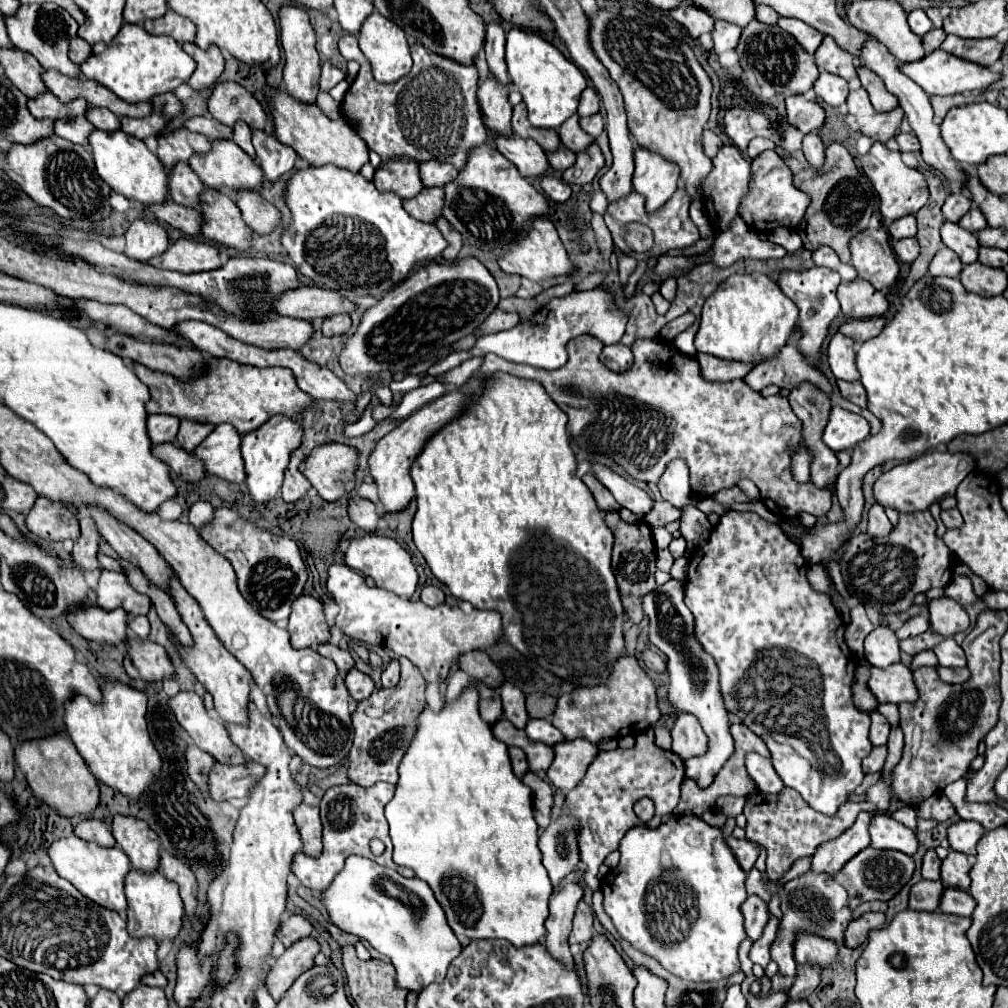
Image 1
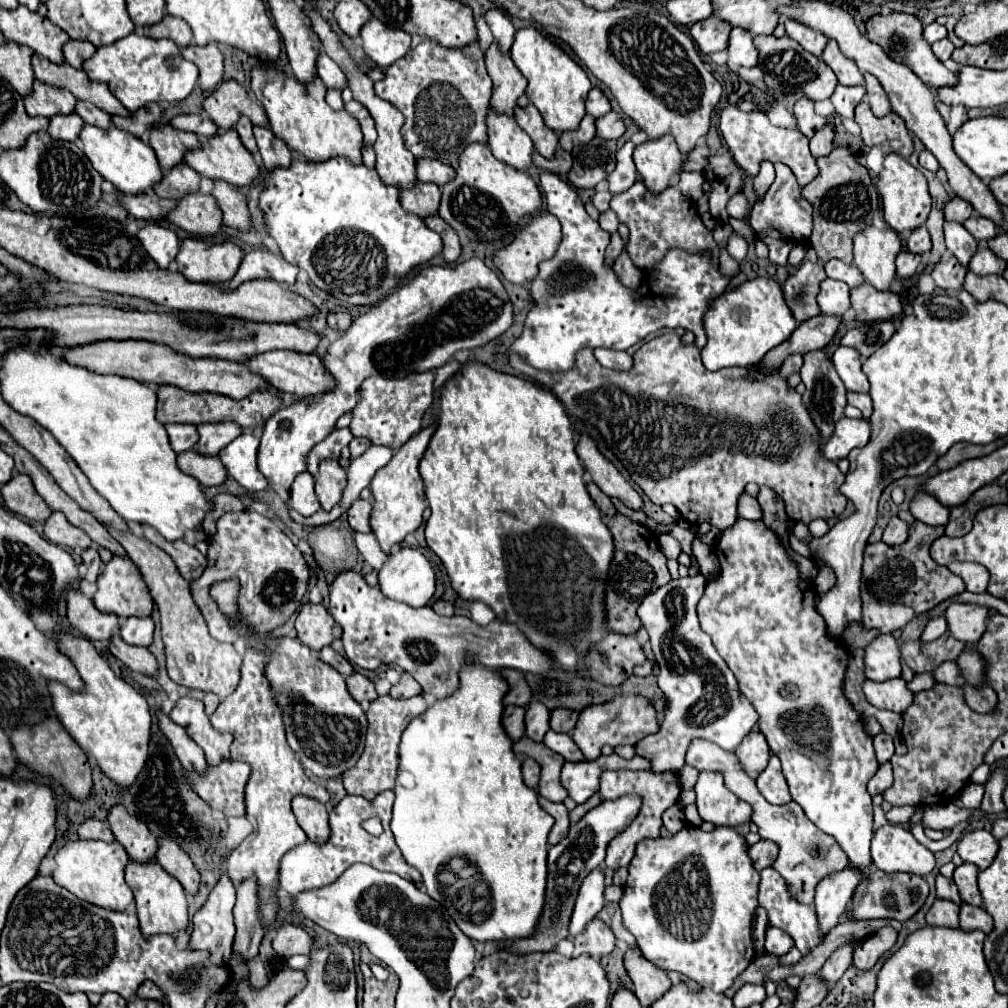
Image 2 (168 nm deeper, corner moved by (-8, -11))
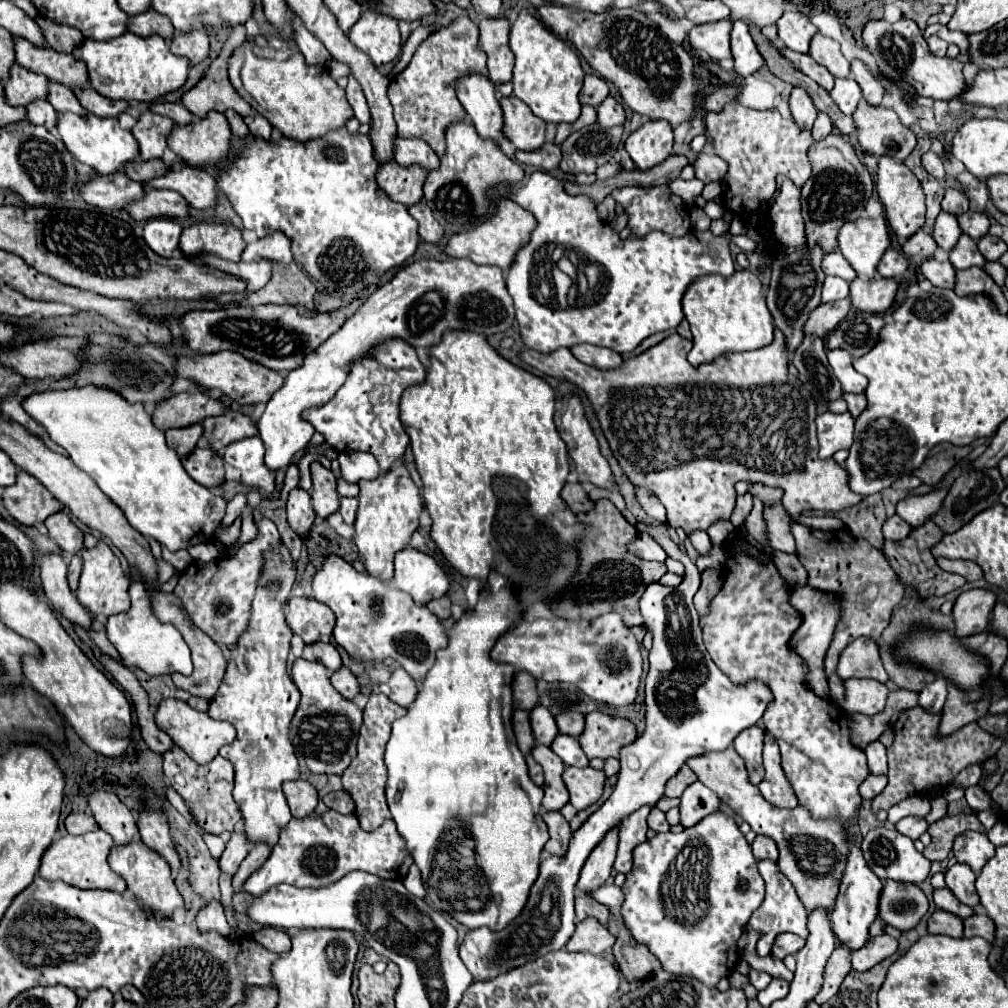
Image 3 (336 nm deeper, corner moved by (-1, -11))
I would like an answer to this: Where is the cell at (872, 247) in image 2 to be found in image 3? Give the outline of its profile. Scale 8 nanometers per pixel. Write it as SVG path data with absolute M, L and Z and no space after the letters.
M884 216L846 222L838 234L838 242L840 252L856 270L858 278L874 278L878 262L890 246L890 234Z

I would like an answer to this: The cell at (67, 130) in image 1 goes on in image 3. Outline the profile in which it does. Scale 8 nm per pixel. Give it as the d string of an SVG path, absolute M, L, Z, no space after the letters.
M36 100L32 102L28 108L28 120L34 122L34 124L42 124L46 130L54 130L56 128L56 110L50 106L50 102L44 102L44 100Z

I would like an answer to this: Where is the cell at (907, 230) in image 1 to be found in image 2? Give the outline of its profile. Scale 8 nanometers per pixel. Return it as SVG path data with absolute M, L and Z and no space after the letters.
M925 226L913 230L911 236L909 236L909 240L907 240L907 248L911 252L915 252L915 254L923 254L923 252L931 250L931 246L933 246L931 244L931 236L929 236L929 230Z

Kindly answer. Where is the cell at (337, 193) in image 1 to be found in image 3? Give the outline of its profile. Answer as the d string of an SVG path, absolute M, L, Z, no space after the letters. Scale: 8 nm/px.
M346 128L342 130L336 130L336 132L328 132L324 138L318 138L318 140L312 140L312 142L296 142L296 140L288 140L288 138L282 138L280 144L274 144L274 142L264 142L264 140L254 140L250 144L244 146L244 152L234 160L234 164L230 166L230 170L226 174L220 174L218 178L218 190L224 192L234 210L238 212L238 216L242 218L244 222L244 228L248 230L254 230L258 234L258 238L266 238L274 232L282 232L286 234L286 238L290 238L290 248L292 248L292 256L294 260L308 272L308 276L312 276L316 282L318 282L318 288L324 292L324 294L334 294L334 296L358 296L362 290L366 290L368 286L376 284L384 272L388 272L390 268L396 268L396 266L402 266L418 248L418 242L420 242L420 236L418 236L418 224L416 220L410 216L408 208L402 206L402 204L396 204L392 202L384 190L380 190L378 182L376 182L376 170L378 170L378 164L376 160L372 158L372 144L368 140L366 134L350 134Z

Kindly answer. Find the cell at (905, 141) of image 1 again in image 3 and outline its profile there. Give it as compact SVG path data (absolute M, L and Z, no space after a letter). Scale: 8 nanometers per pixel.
M932 150L924 152L924 154L922 154L922 166L924 166L926 172L932 174L936 180L944 180L944 164L942 164L942 160L938 158L936 152L932 152Z

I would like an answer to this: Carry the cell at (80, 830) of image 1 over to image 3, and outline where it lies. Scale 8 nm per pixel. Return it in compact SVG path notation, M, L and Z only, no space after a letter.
M70 814L64 822L66 822L68 834L86 834L86 832L98 830L96 820L88 814Z

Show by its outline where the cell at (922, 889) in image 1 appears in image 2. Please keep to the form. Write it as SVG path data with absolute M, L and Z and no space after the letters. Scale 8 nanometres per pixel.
M935 900L931 910L927 912L929 926L945 926L945 928L959 928L959 906L949 900Z

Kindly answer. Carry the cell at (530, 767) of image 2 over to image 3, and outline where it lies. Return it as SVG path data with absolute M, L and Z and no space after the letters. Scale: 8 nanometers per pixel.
M528 754L526 756L526 764L528 764L528 774L530 774L530 778L532 778L532 782L534 784L538 784L538 786L542 786L544 784L544 776L542 776L542 766Z

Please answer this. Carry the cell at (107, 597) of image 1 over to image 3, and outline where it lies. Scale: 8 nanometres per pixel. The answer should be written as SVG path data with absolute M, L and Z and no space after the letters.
M100 540L96 544L96 548L92 548L92 550L84 548L82 558L84 558L84 568L82 568L80 586L78 586L78 600L82 602L82 606L86 606L94 616L98 616L98 614L114 616L114 614L126 612L130 608L130 596L128 596L130 580L124 574L120 560L110 550L110 546Z

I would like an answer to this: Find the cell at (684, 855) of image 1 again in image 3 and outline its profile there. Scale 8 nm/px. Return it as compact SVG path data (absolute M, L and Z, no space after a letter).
M718 812L692 828L684 828L680 834L656 834L636 846L634 866L630 874L626 874L622 892L626 900L620 914L634 940L646 944L666 972L698 978L706 982L706 986L716 986L720 978L730 974L730 950L738 950L746 922L764 900L764 880L758 874L750 844L736 822Z

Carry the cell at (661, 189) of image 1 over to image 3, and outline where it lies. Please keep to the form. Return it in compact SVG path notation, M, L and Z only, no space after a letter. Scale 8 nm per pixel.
M652 120L632 132L626 150L638 170L650 170L672 154L672 128L664 120Z

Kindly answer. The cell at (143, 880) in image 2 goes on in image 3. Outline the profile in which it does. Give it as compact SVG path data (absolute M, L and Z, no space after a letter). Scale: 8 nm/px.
M130 842L126 846L114 846L110 856L108 856L110 868L120 874L126 884L128 890L136 896L136 900L150 910L150 914L154 914L154 918L170 918L174 914L176 908L180 908L184 904L180 892L174 886L172 874L170 874L170 866L166 864L166 860L162 856L158 856L154 850L150 850L144 842Z

